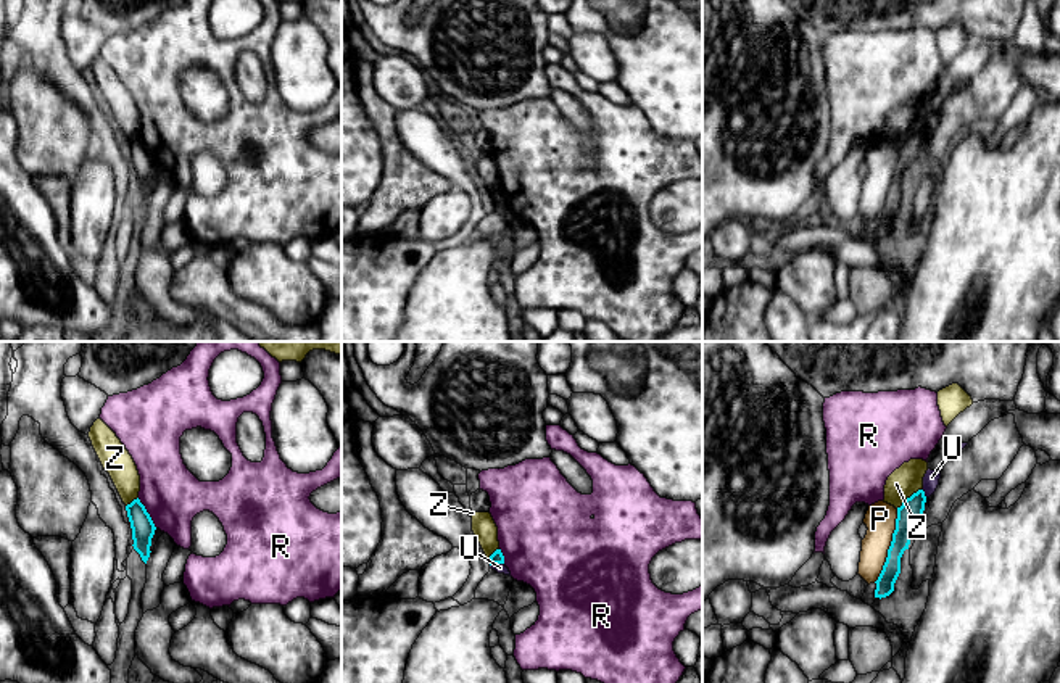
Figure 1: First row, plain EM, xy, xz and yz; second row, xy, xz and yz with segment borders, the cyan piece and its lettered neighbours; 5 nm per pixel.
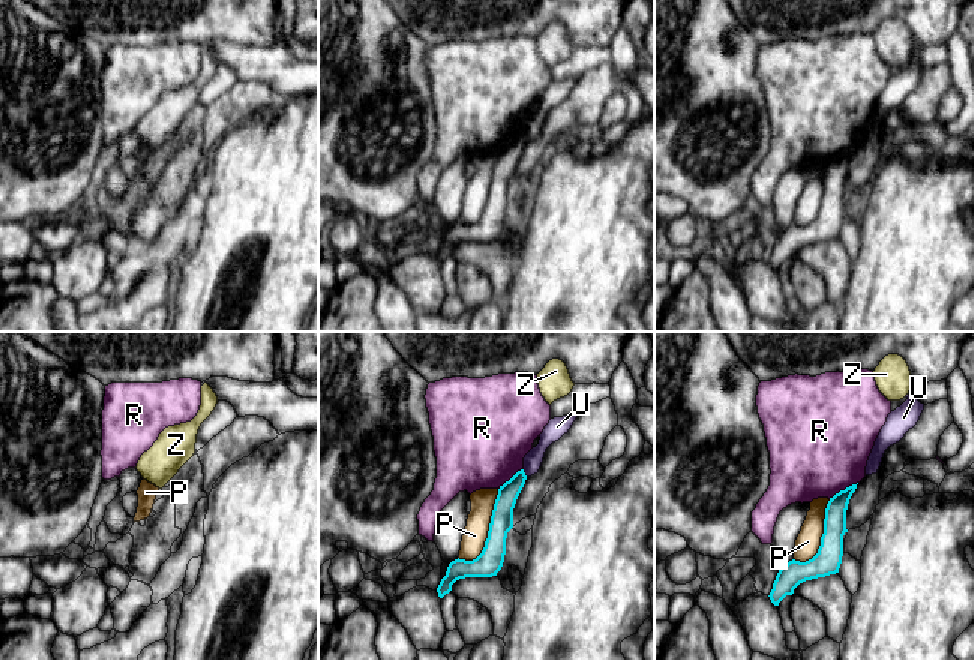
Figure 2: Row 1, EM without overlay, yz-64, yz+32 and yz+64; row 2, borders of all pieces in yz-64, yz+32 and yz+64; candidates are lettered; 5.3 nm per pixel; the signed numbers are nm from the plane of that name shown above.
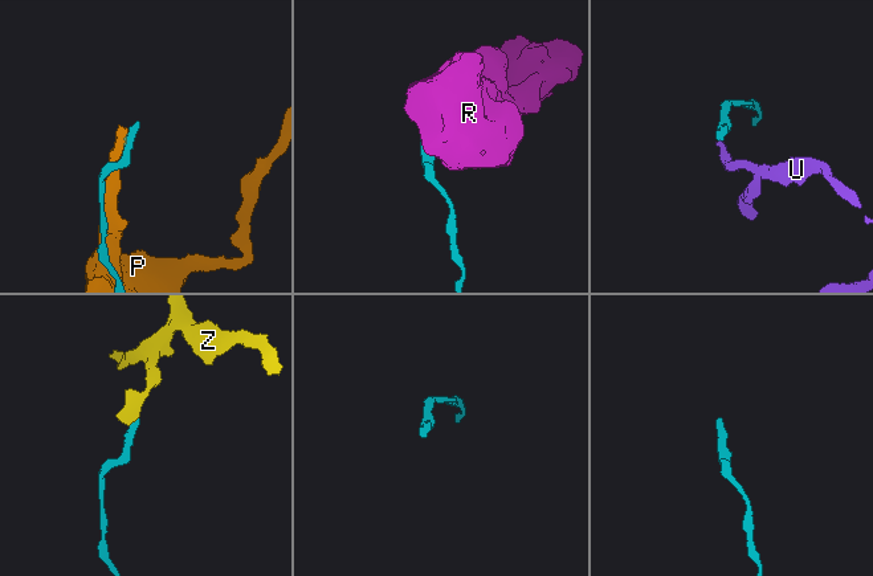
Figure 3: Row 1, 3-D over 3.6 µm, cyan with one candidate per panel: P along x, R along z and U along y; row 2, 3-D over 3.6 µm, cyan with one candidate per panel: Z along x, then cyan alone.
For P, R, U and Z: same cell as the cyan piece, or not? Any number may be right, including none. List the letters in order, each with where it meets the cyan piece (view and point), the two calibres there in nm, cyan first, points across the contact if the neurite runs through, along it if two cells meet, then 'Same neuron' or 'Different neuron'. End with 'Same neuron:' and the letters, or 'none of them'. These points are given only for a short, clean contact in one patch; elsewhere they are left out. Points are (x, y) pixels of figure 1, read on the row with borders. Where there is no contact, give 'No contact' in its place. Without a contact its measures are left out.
P: Touches cyan at yz (890, 546). Thickness 120 nm (cyan) against 160 nm. Different neuron
R: Touches cyan at xy (147, 513). Thickness 120 nm (cyan) against 300 nm. Boundary: xy (137, 498), (157, 527). Different neuron
U: Touches cyan at yz (923, 493). Thickness 120 nm (cyan) against 80 nm. Boundary: yz (922, 488), (927, 496). Different neuron
Z: Touches cyan at yz (907, 498). Thickness 120 nm (cyan) against 150 nm. Boundary: yz (920, 488), (896, 508). Different neuron
Same neuron: none of them

